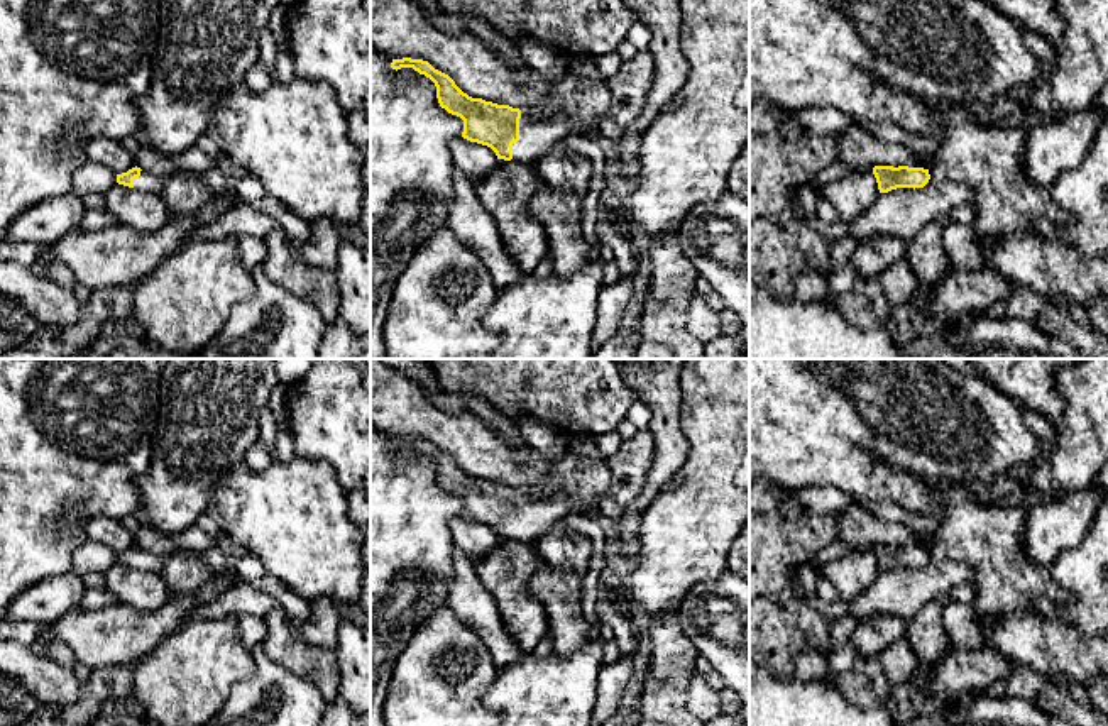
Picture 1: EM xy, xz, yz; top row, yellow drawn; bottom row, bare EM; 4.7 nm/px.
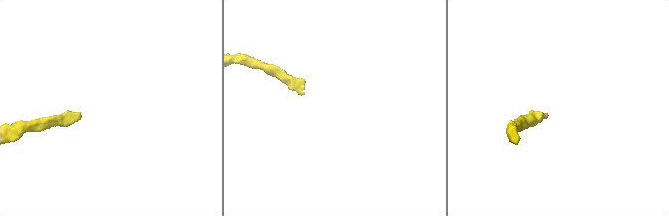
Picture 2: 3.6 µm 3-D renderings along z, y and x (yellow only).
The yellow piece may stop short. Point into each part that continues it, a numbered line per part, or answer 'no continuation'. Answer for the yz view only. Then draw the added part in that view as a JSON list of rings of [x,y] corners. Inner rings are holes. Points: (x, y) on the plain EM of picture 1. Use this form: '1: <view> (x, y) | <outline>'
no continuation

